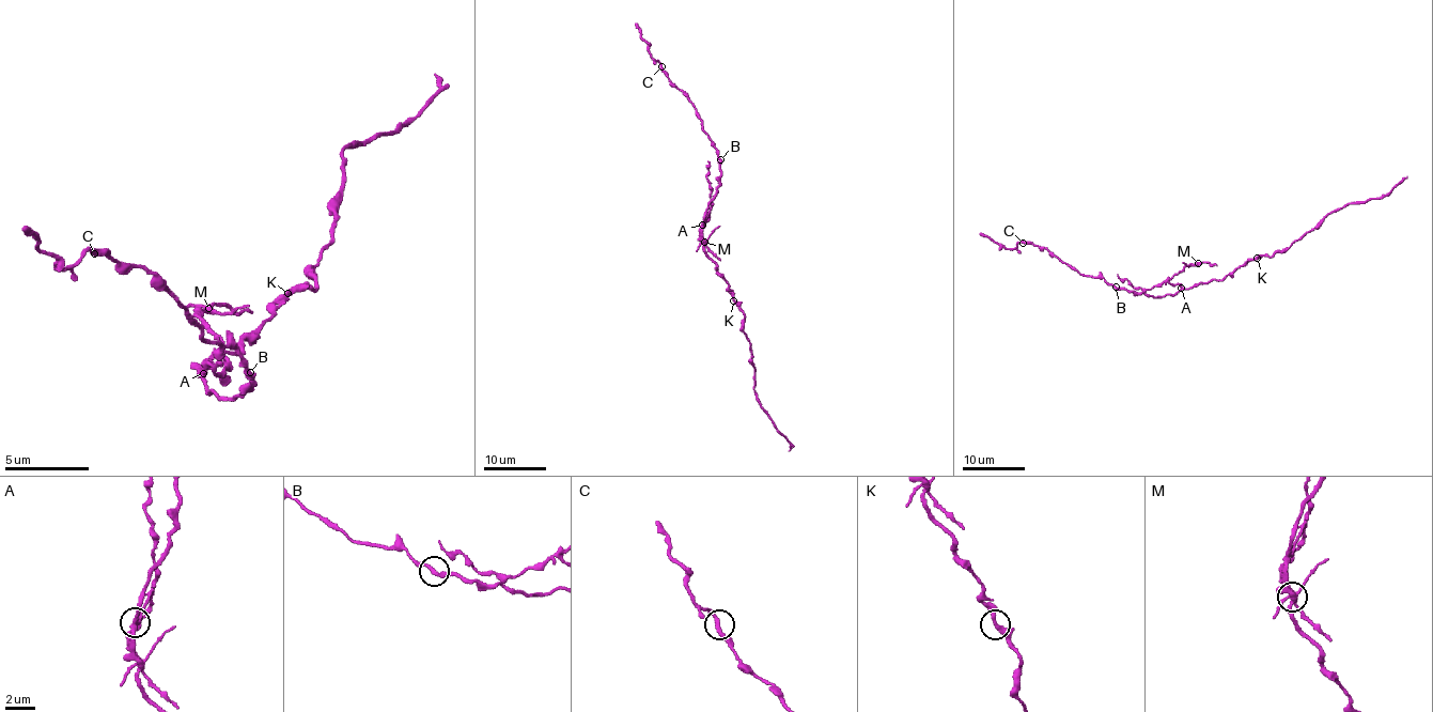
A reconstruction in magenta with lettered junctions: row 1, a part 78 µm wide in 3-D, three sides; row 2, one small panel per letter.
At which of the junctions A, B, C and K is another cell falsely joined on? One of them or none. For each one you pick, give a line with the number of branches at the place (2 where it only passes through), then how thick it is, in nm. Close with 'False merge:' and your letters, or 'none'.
A: 3 branches meet; 240 nm thick
False merge: A

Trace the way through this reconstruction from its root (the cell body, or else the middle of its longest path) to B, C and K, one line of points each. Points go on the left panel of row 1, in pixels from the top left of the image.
B: (204, 368), (204, 384), (217, 397), (237, 397), (250, 384), (250, 372)
C: (204, 368), (217, 397), (250, 384), (246, 364), (208, 342), (141, 266), (94, 253)
K: (204, 368), (221, 351), (237, 351), (237, 346), (289, 292)

